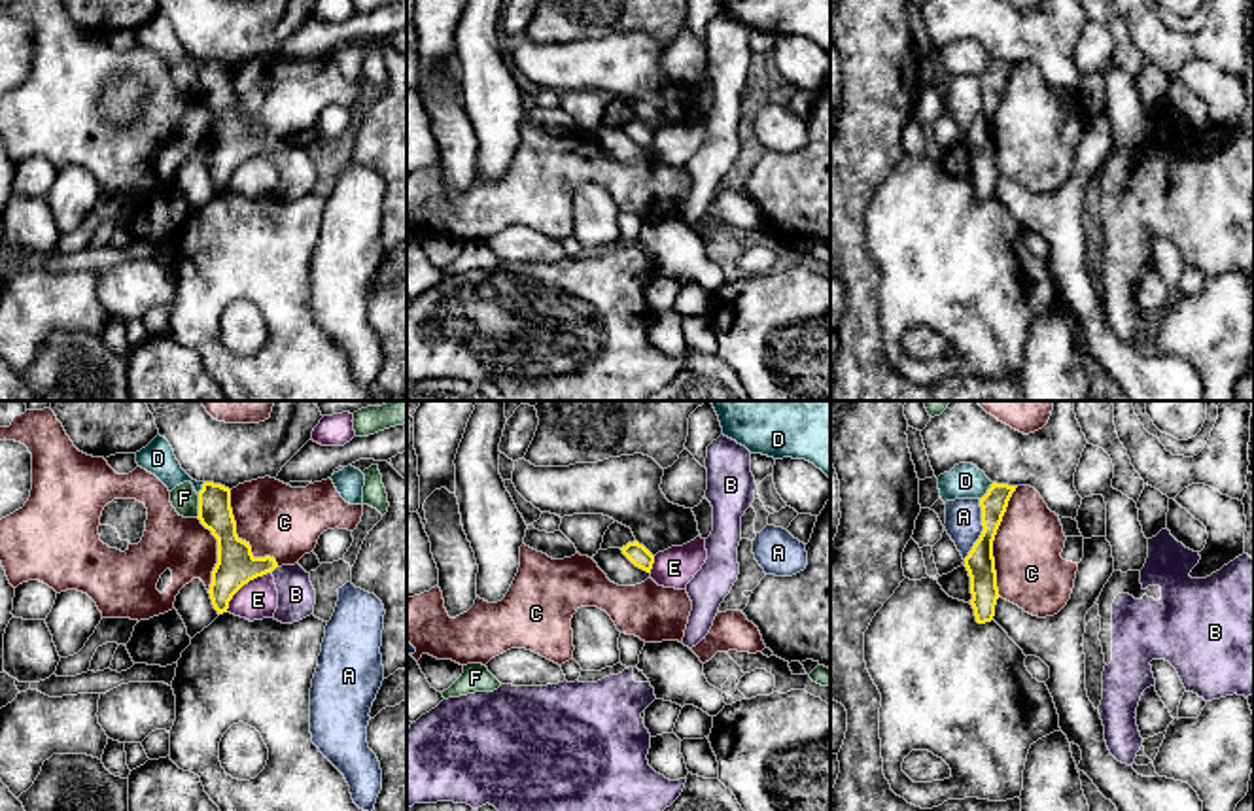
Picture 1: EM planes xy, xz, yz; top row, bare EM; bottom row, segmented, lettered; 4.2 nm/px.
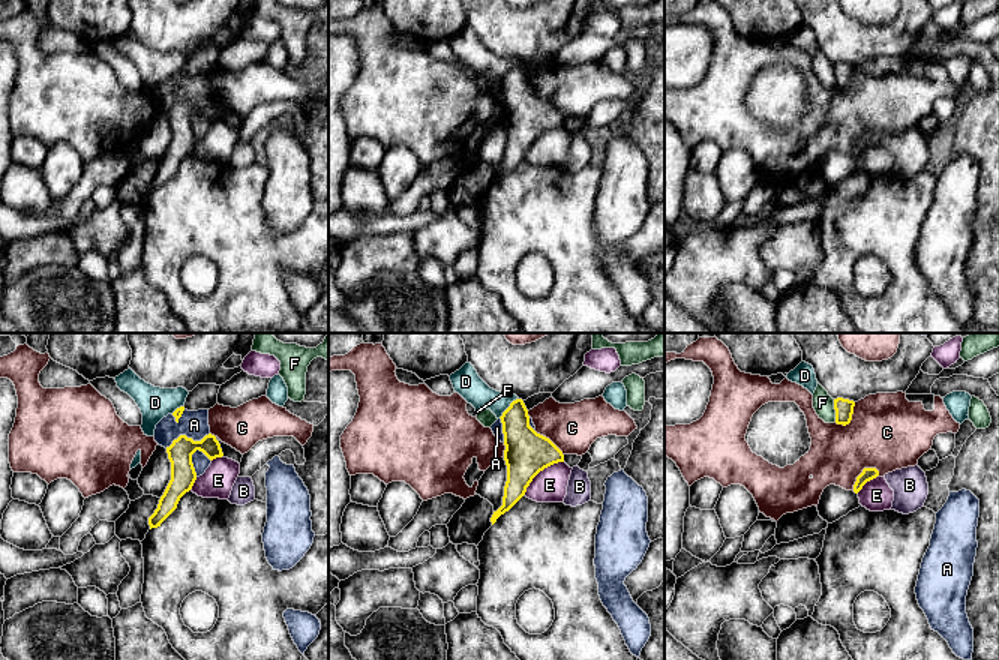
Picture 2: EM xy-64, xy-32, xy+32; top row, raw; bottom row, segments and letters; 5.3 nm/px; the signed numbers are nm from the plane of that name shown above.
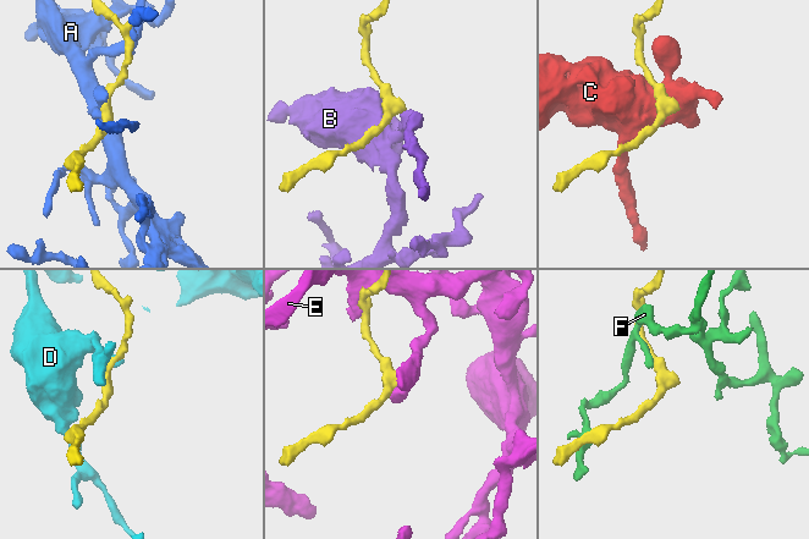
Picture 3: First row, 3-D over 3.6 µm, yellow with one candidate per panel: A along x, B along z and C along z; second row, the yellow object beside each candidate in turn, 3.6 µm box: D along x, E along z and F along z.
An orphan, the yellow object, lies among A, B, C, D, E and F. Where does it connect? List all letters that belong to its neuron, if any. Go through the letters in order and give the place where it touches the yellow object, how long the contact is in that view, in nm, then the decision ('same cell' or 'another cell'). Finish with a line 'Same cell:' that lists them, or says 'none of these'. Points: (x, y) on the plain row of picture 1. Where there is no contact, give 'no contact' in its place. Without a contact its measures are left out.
A: contact yz (984, 106); length 260 nm; another cell
B: contact xy (275, 144); length 40 nm; same cell
C: contact yz (993, 116); length 480 nm; another cell
D: contact yz (988, 69); length 100 nm; another cell
E: contact xy (244, 159); length 260 nm; another cell
F: contact xy (199, 84); length 100 nm; another cell
Same cell: B

